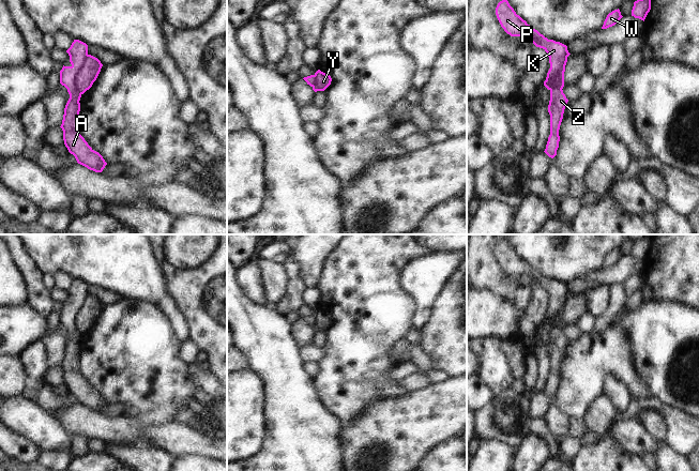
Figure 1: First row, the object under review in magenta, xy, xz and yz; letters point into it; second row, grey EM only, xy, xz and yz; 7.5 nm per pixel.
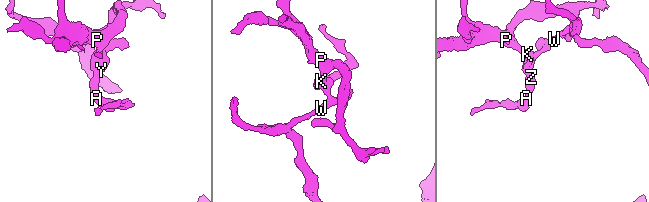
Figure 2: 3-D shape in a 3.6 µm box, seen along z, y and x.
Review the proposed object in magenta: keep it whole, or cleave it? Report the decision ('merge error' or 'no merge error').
merge error

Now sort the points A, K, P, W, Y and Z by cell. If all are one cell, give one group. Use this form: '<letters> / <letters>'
A K P Z / W Y

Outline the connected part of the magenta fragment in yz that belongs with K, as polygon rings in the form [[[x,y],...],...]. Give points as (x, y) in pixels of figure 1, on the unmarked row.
[[[506,239],[498,243],[496,255],[501,267],[507,274],[511,276],[526,277],[536,287],[543,288],[547,292],[550,303],[547,317],[558,313],[562,308],[568,294],[566,285],[553,279],[548,279],[537,270],[533,269],[526,260],[516,254]]]

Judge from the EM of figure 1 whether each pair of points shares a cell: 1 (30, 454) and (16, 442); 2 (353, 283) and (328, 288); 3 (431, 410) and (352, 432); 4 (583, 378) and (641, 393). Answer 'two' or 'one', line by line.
1: one
2: one
3: one
4: one

